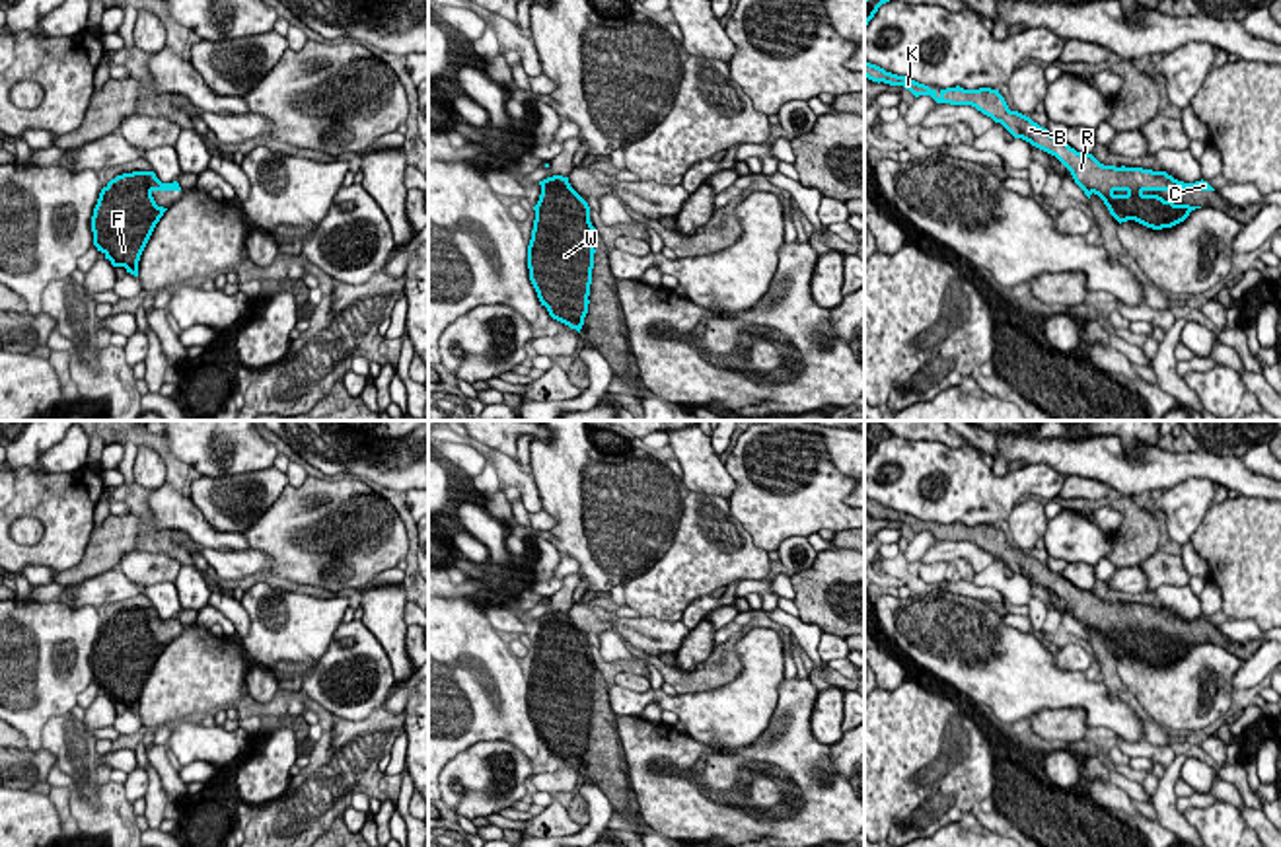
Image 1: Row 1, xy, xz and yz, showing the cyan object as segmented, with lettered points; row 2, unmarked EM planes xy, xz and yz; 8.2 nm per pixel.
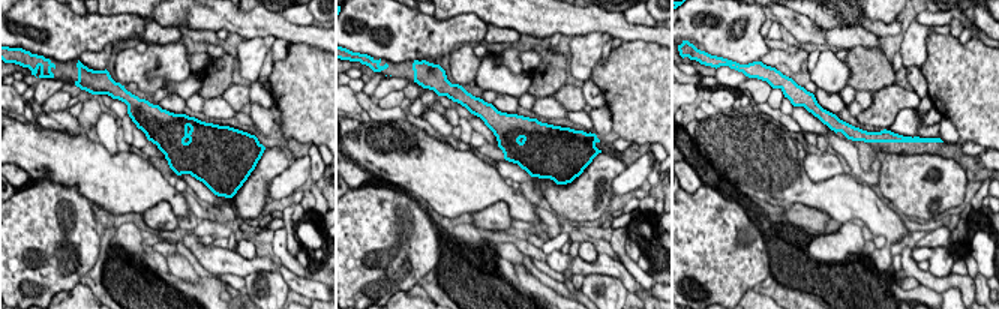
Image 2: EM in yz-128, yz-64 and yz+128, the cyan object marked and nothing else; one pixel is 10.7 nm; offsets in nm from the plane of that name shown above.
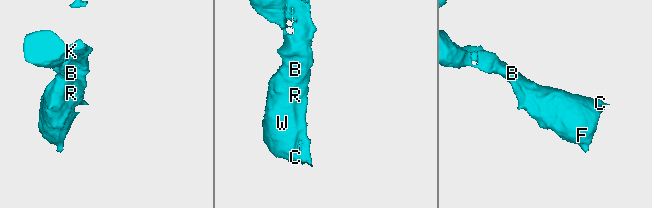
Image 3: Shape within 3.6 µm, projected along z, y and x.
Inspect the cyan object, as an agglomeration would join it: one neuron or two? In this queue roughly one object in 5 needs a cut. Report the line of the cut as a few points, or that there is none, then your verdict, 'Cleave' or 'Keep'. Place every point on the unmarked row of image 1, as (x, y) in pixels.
No split. Keep

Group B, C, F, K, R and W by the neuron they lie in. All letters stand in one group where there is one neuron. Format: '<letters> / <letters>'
B C F K R W

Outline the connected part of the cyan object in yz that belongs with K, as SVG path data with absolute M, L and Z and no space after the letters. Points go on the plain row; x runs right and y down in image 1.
M866 497L864 512L878 520L903 522L915 534L931 532L936 539L975 543L995 559L1001 559L1014 574L1022 574L1055 592L1071 608L1075 619L1084 627L1084 631L1088 635L1092 629L1098 631L1119 660L1135 656L1153 666L1172 664L1184 658L1191 646L1201 643L1174 641L1172 637L1158 633L1158 627L1215 627L1203 615L1184 619L1166 608L1104 602L1092 590L1077 588L1063 574L1053 572L1030 553L1010 547L999 526L964 526L956 522L936 528L905 512L886 508Z

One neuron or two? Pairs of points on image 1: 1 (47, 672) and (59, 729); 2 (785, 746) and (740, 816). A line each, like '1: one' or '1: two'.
1: two
2: one

